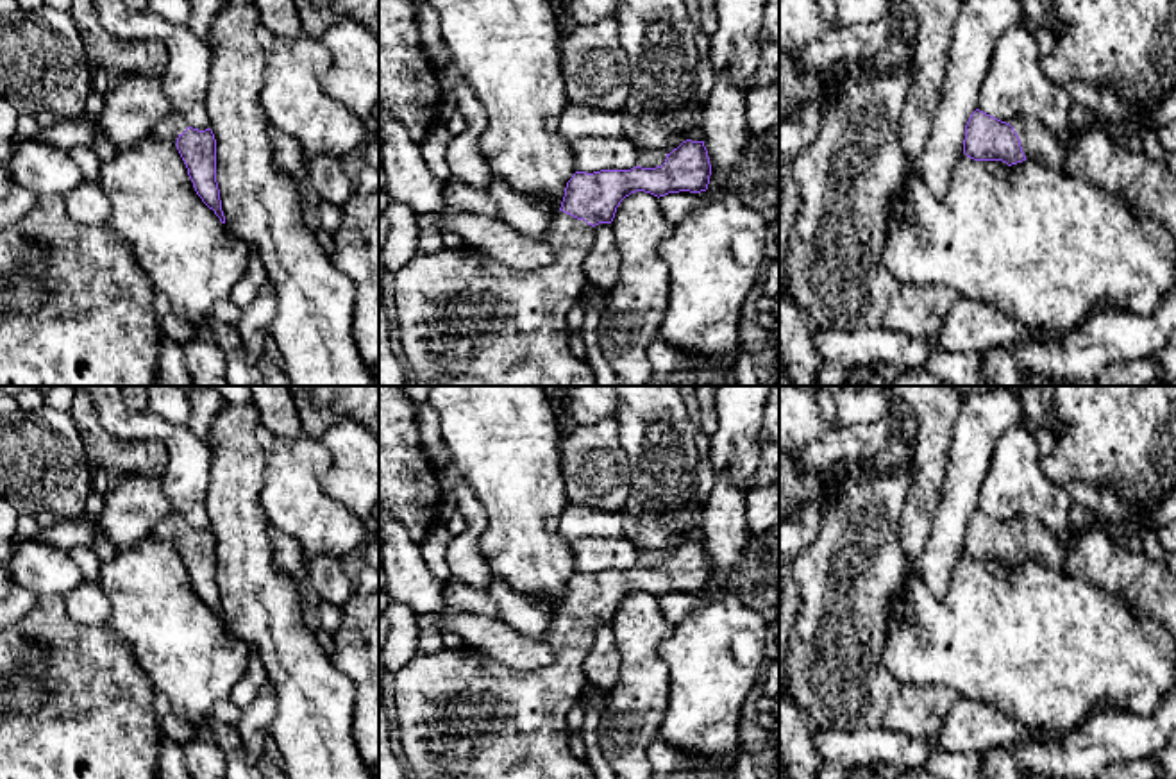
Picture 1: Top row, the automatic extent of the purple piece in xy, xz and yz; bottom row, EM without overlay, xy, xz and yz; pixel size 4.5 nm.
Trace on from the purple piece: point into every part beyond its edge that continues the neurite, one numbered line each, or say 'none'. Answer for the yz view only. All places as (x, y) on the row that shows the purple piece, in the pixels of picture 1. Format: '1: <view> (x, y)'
1: yz (1039, 143)

